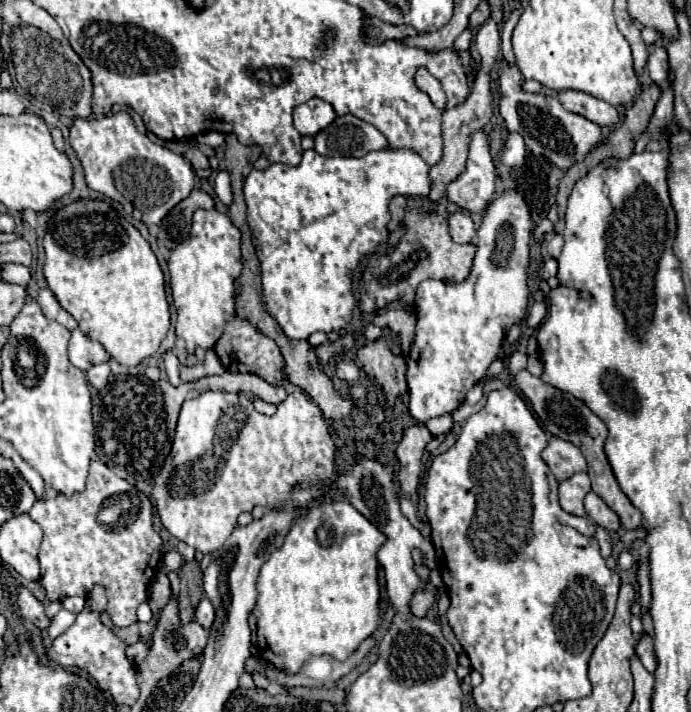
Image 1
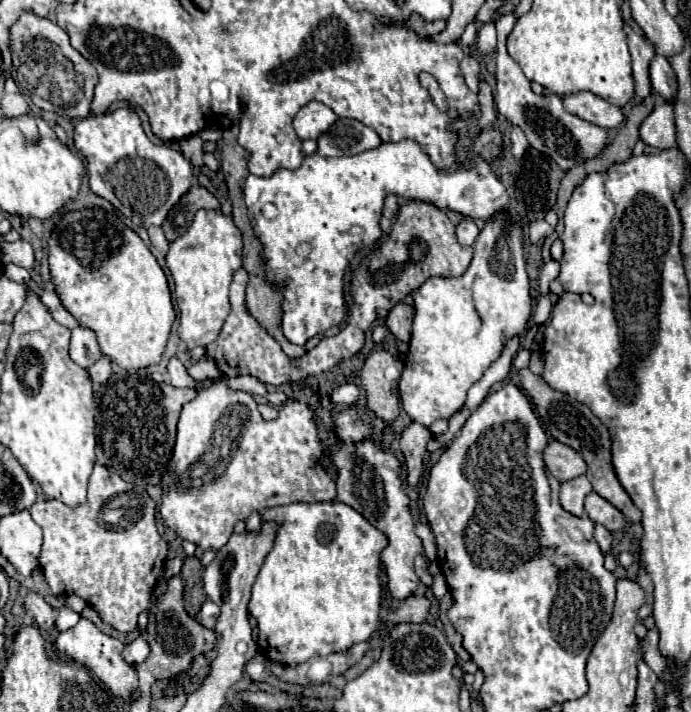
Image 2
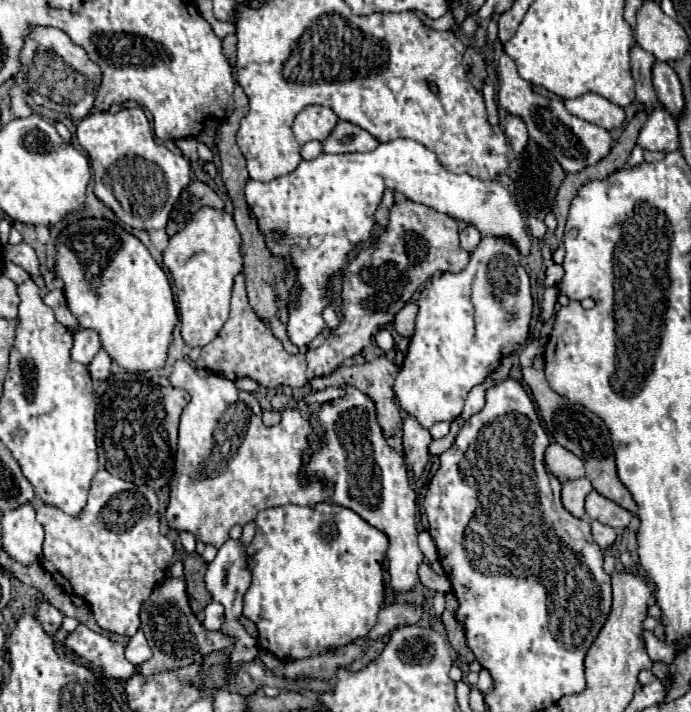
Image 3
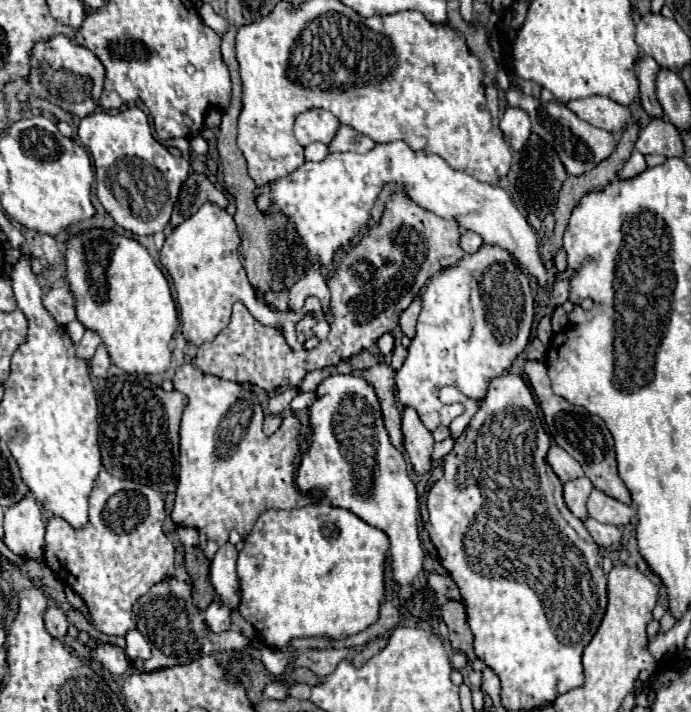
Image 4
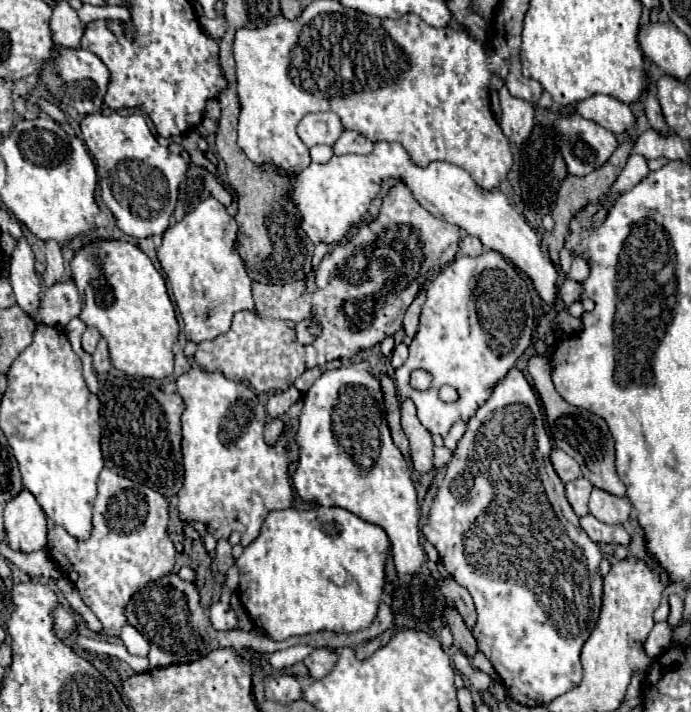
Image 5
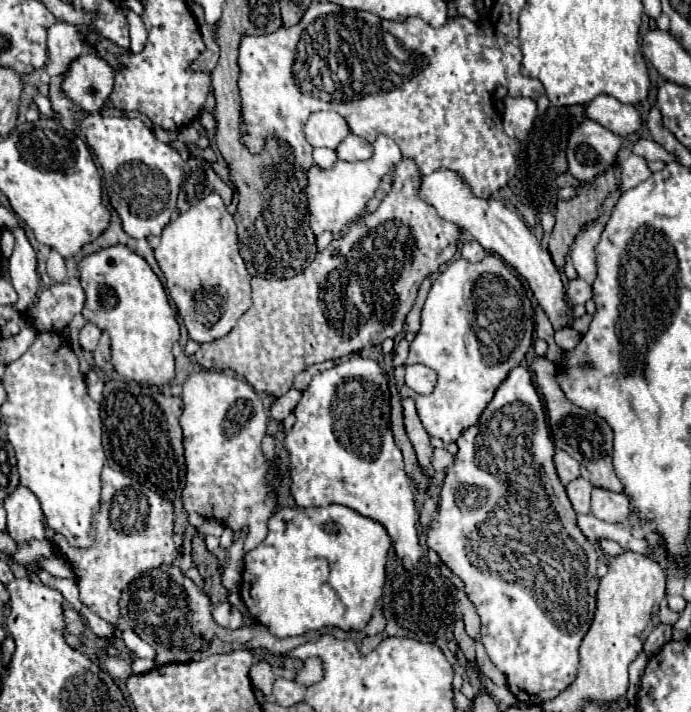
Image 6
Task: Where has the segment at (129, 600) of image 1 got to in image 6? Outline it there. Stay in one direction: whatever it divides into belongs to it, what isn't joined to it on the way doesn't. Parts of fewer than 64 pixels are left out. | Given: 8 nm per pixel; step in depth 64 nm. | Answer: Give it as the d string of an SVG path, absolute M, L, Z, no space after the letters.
M106 466L102 470L102 496L96 518L96 540L90 548L74 548L62 534L54 534L52 542L70 562L80 586L80 600L102 620L118 628L120 596L144 572L176 560L172 540L172 502L160 498L150 488L130 480L122 472Z

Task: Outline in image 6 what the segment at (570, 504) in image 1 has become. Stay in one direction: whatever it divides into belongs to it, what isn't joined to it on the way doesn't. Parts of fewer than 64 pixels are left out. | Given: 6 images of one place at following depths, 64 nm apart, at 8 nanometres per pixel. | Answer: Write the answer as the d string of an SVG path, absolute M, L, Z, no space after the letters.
M576 478L566 486L568 498L576 510L576 514L588 514L590 512L590 492L592 492L592 484L584 478Z

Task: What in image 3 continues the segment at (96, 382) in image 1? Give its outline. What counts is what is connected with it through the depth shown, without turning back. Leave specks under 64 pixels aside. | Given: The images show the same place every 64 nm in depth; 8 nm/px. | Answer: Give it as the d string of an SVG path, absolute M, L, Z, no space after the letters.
M100 350L100 352L94 356L92 364L88 366L88 372L90 372L90 376L92 376L94 380L106 380L106 378L110 376L110 364L112 364L110 356L108 356L104 350Z

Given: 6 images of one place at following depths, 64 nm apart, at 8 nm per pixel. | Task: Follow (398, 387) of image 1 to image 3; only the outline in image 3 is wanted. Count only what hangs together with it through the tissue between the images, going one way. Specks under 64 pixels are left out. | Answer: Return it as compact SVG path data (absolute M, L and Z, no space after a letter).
M378 356L376 360L366 362L366 364L360 366L341 366L332 374L328 375L328 378L312 380L312 386L316 386L318 390L323 390L331 386L339 387L344 384L352 384L352 386L356 386L360 392L364 392L364 394L374 402L376 412L378 412L378 422L380 422L382 430L384 430L386 434L394 434L396 426L400 424L400 406L396 404L398 400L396 400L394 390L392 390L392 386L394 386L394 378L396 378L398 370L400 370L400 368L398 368L392 360L388 360L386 356Z

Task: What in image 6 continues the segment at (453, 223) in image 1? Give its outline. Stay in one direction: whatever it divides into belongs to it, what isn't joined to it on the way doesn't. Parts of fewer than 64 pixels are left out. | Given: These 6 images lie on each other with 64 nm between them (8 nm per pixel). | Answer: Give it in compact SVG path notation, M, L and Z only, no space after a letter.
M470 240L470 242L462 244L460 254L462 254L462 258L466 258L470 262L480 262L486 256L486 250L476 240Z

